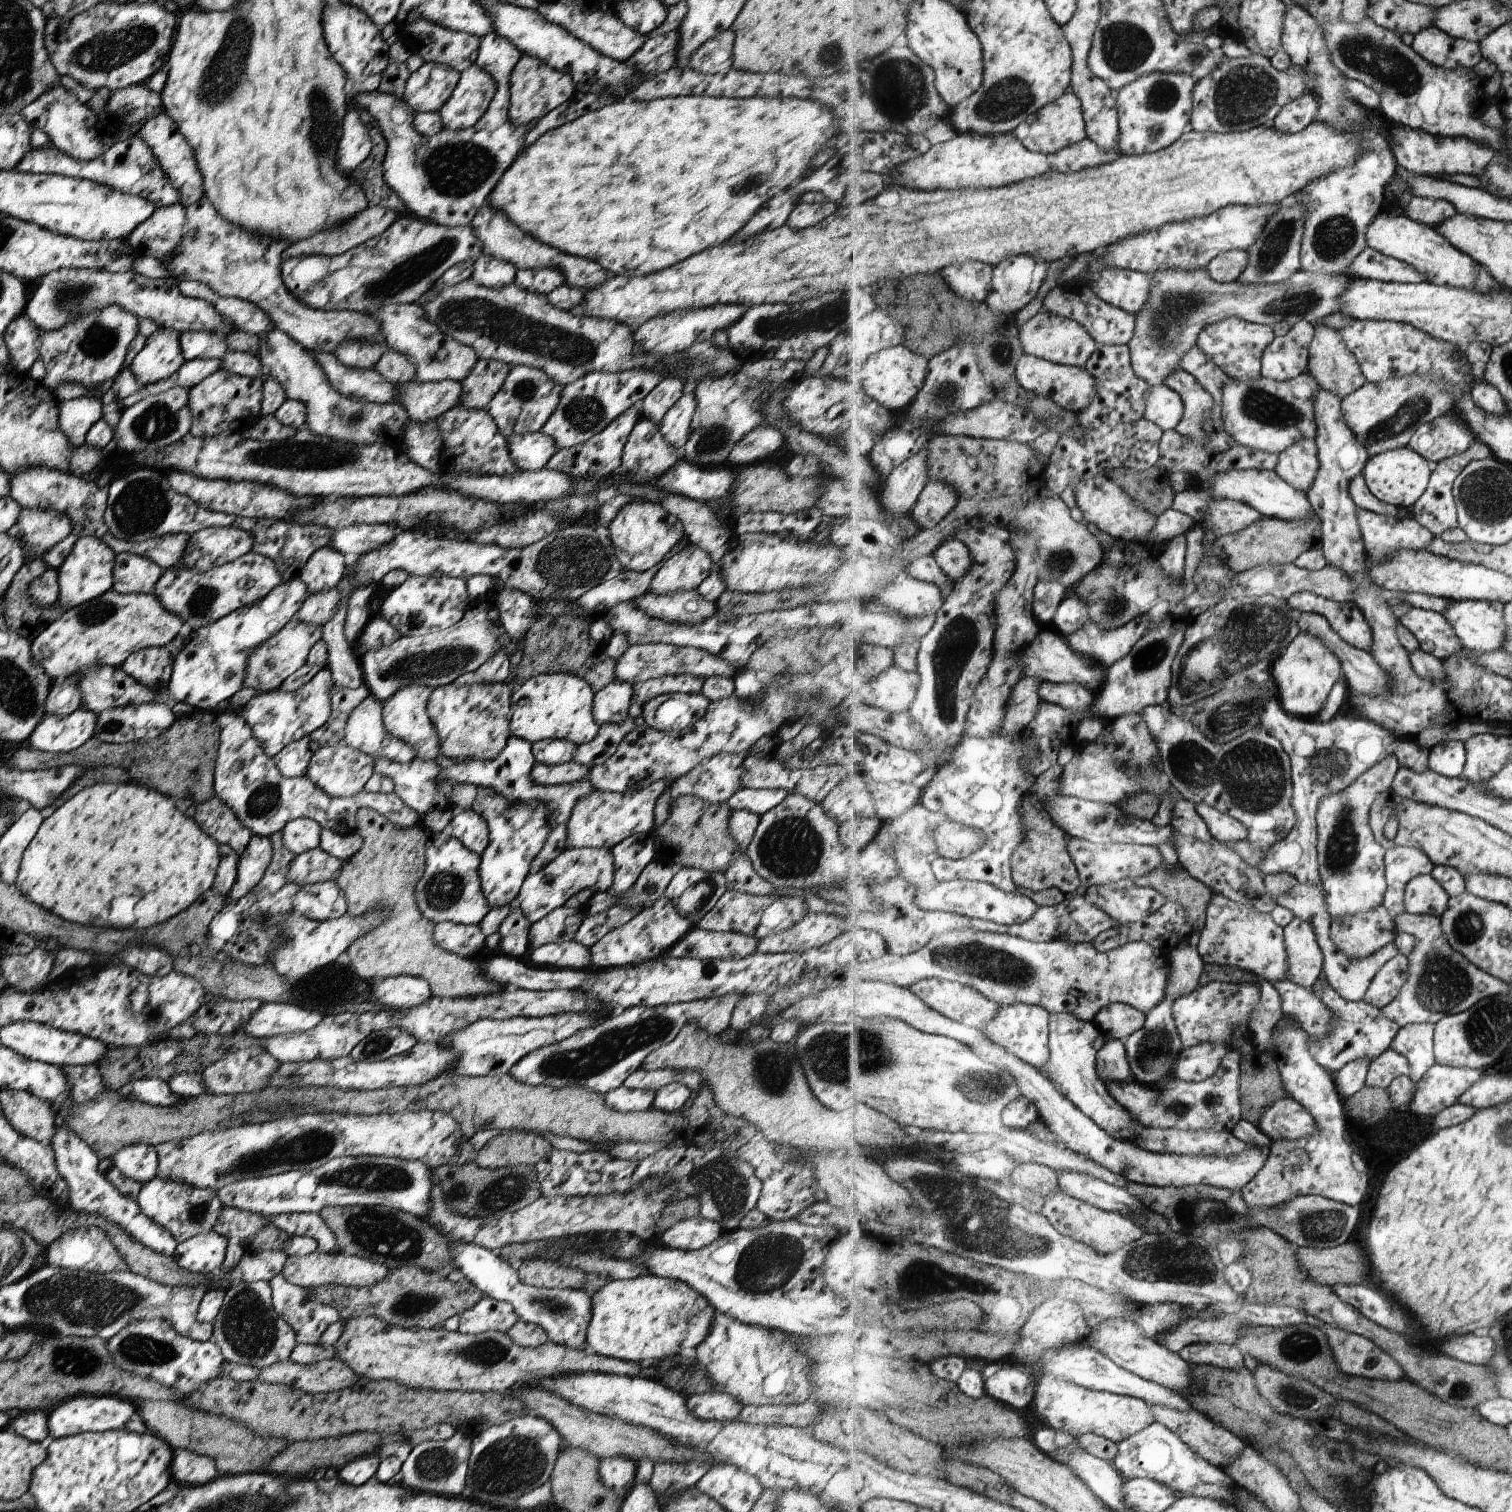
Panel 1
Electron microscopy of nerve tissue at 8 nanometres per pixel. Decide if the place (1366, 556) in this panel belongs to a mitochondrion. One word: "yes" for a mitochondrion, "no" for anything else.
no

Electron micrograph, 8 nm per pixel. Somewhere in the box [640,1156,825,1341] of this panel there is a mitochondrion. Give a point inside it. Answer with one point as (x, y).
(768, 1264)

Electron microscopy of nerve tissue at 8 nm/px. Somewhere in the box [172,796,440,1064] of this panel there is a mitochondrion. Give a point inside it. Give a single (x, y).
(378, 1044)

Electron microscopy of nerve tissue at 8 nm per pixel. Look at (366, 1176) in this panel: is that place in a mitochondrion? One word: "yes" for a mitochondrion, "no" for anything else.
yes

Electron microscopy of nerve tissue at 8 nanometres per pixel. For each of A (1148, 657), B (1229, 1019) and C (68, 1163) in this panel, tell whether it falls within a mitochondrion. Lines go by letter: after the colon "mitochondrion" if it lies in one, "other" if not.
A: mitochondrion
B: other
C: other

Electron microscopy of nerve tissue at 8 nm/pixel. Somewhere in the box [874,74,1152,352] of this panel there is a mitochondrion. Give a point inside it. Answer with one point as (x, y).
(1010, 96)

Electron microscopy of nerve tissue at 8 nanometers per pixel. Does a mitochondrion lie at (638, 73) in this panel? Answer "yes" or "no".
no

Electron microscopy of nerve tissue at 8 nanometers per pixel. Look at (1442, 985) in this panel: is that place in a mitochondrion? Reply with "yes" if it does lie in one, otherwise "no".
yes

